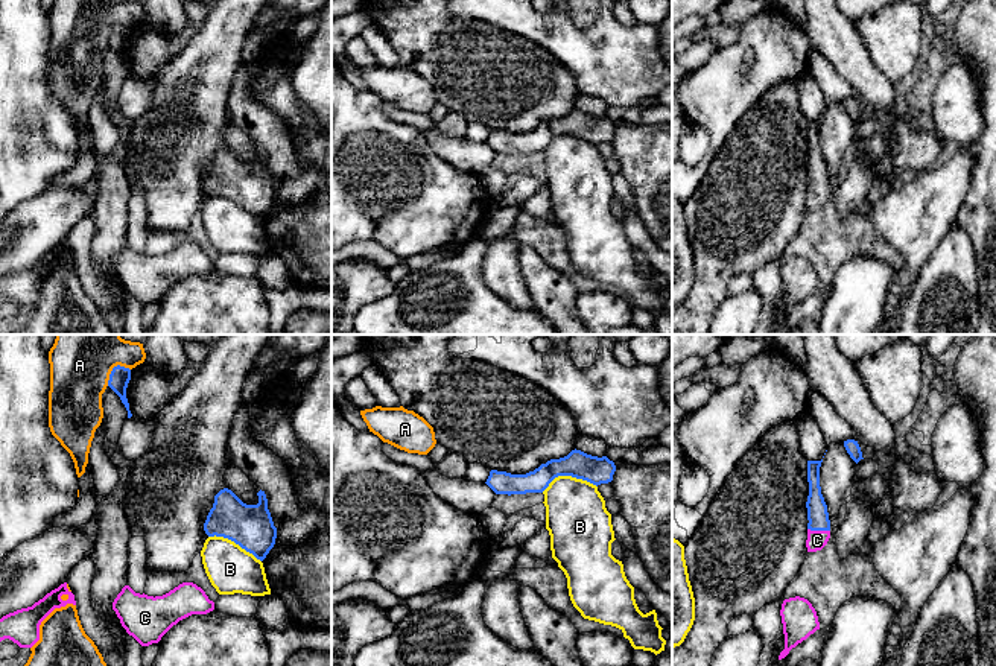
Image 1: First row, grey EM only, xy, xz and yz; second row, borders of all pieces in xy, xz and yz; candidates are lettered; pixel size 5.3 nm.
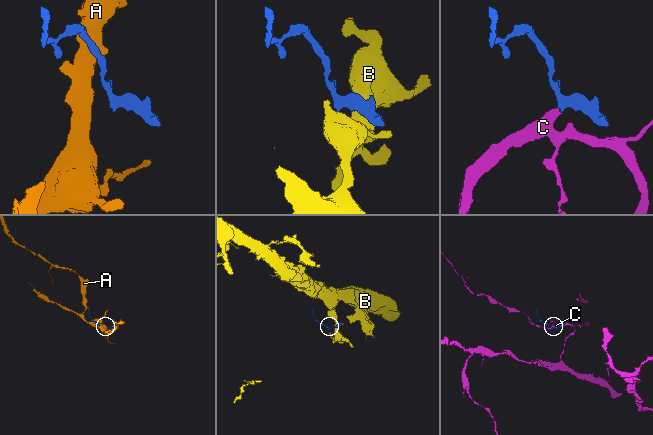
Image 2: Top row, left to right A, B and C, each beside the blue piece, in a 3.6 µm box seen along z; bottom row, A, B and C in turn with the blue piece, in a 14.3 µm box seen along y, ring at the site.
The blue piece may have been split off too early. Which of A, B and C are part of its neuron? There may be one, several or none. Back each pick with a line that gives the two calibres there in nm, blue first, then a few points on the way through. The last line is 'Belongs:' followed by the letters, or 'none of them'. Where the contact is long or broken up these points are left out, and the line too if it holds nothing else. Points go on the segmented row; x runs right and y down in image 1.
C: 110/100 nm | across yz (817, 510), (818, 529), (817, 540)
Belongs: C

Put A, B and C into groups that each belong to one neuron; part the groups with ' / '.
A / B / C

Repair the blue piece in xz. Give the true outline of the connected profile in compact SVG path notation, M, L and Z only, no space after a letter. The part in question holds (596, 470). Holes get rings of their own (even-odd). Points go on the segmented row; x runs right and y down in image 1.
M575 449L567 456L550 459L526 474L491 470L485 484L496 494L511 496L543 493L558 476L572 476L598 487L611 482L614 471L616 465L607 456L598 458Z

